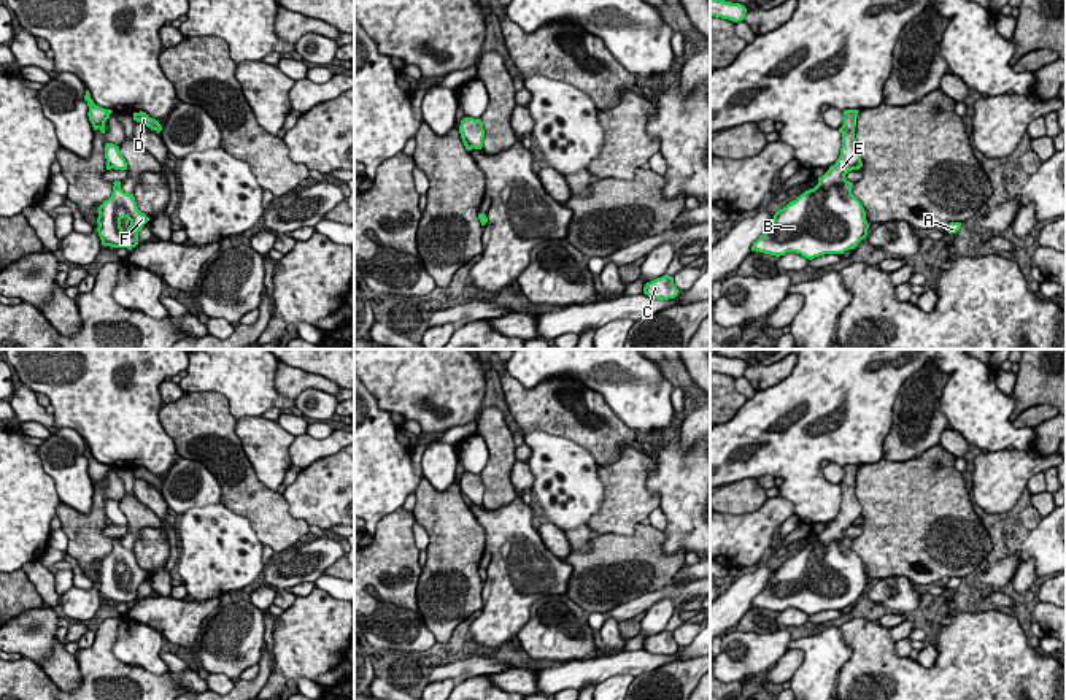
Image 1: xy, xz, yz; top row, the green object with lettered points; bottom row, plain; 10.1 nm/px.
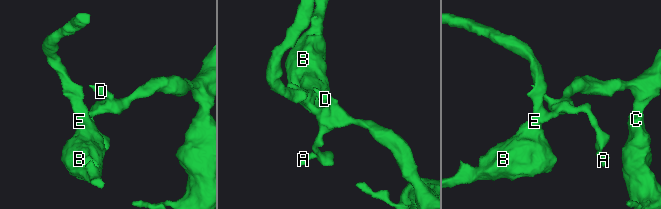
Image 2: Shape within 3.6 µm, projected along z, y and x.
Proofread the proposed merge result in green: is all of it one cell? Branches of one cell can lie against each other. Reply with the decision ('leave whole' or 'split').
split

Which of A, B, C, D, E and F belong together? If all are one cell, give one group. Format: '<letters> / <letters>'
A C D / B E F

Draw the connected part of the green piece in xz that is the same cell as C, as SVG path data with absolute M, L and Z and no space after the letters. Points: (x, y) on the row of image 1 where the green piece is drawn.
M664 275L645 284L643 294L656 300L669 300L678 295L678 289L674 284L674 278Z

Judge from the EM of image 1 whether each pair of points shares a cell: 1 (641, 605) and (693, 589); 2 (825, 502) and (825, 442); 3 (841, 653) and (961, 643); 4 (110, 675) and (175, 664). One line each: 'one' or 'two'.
1: one
2: one
3: two
4: two

